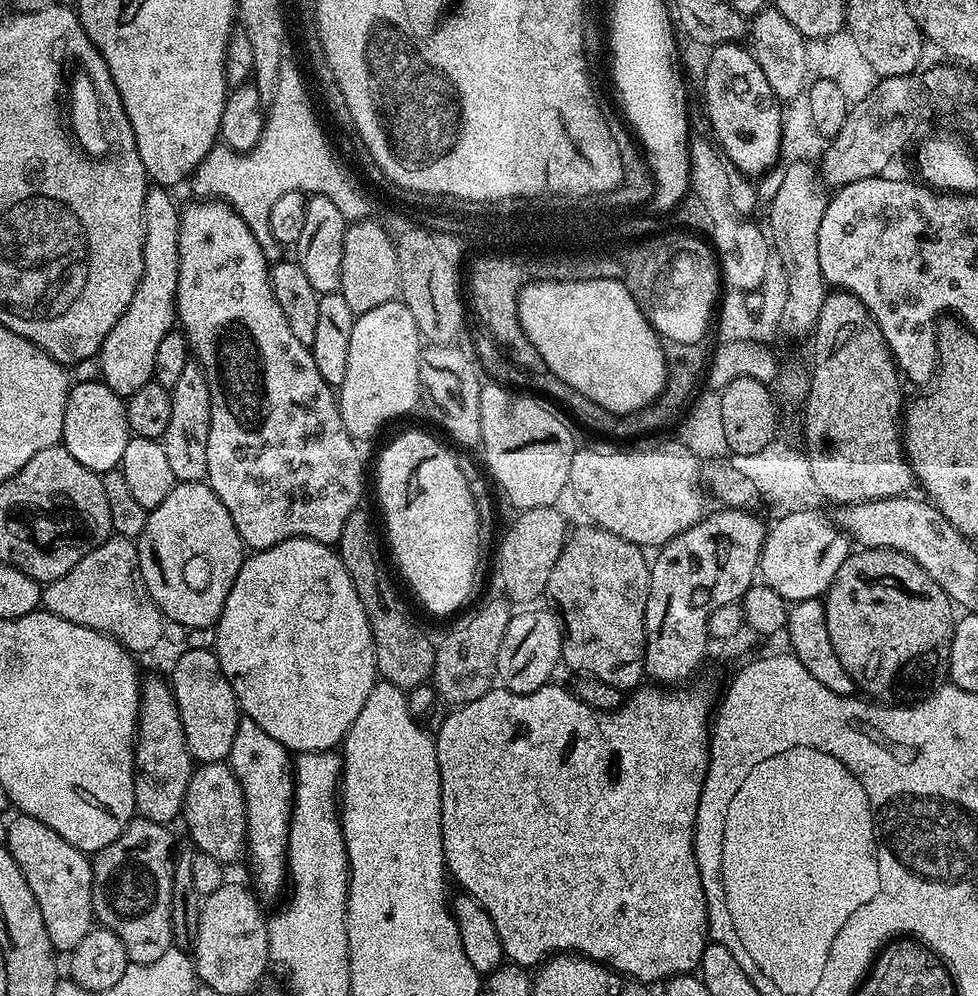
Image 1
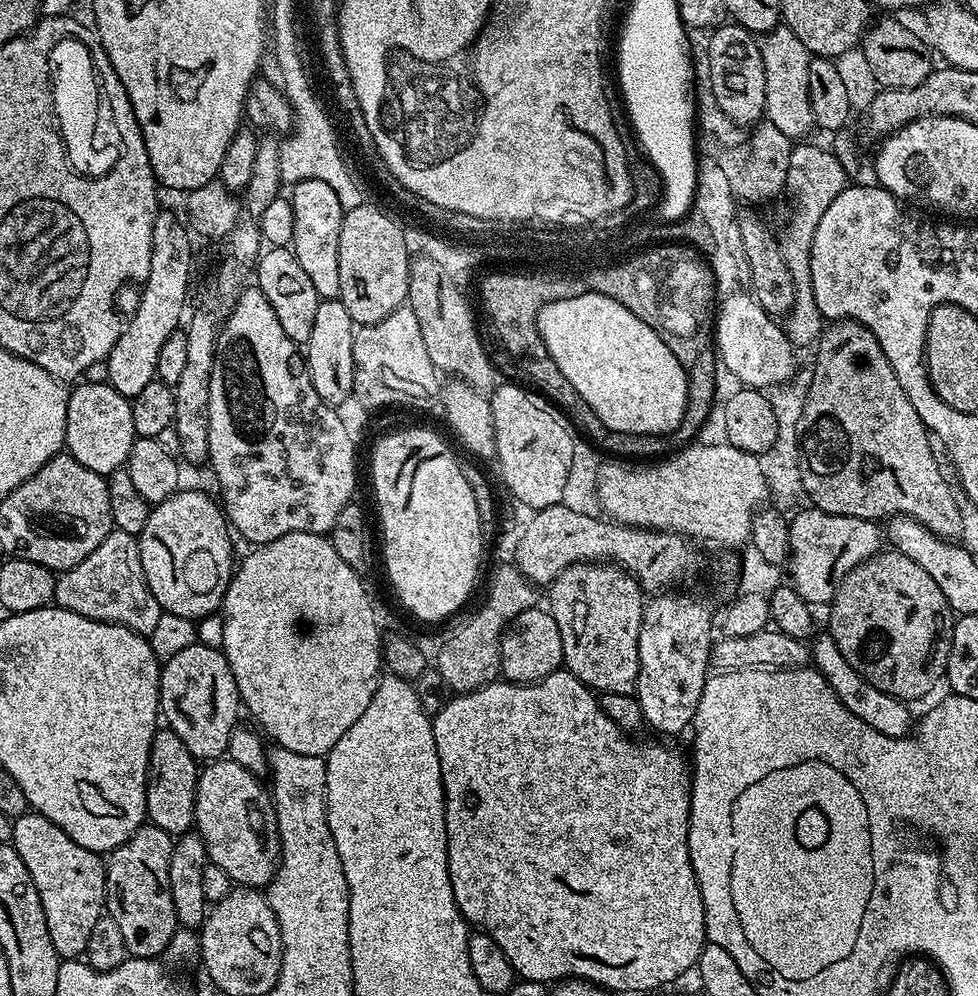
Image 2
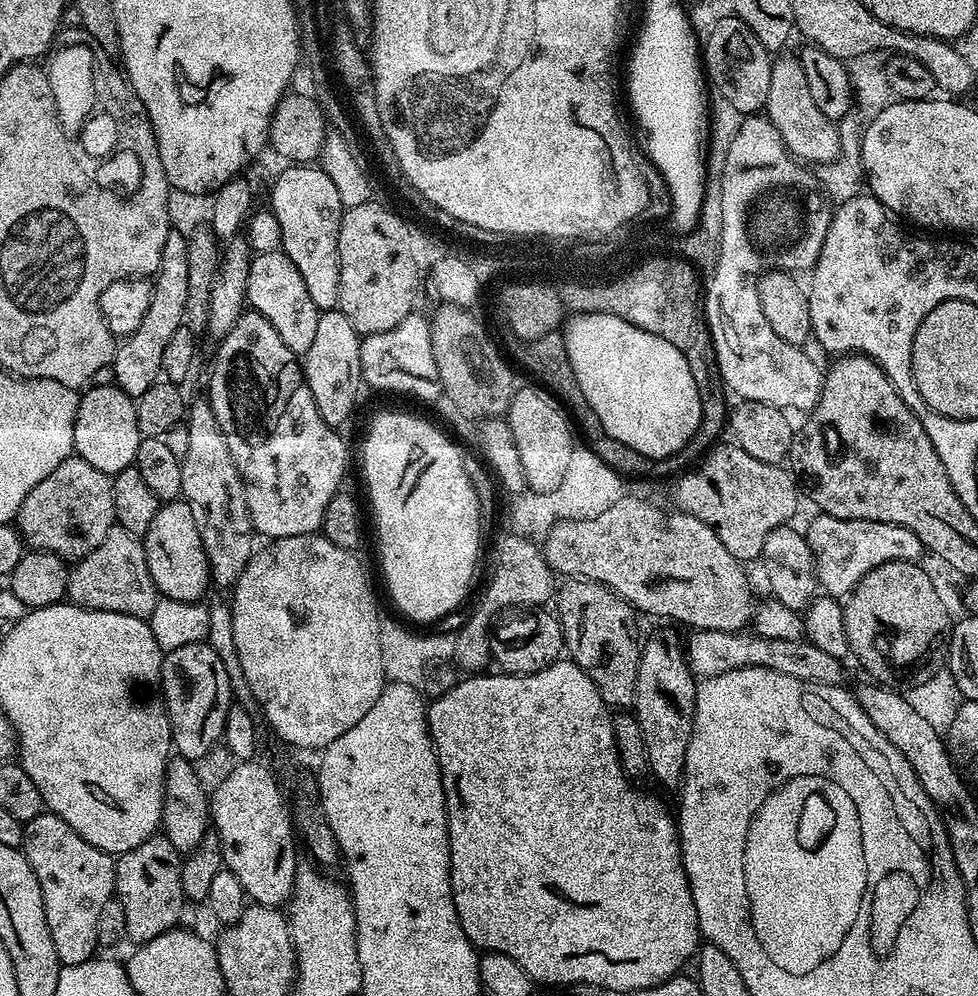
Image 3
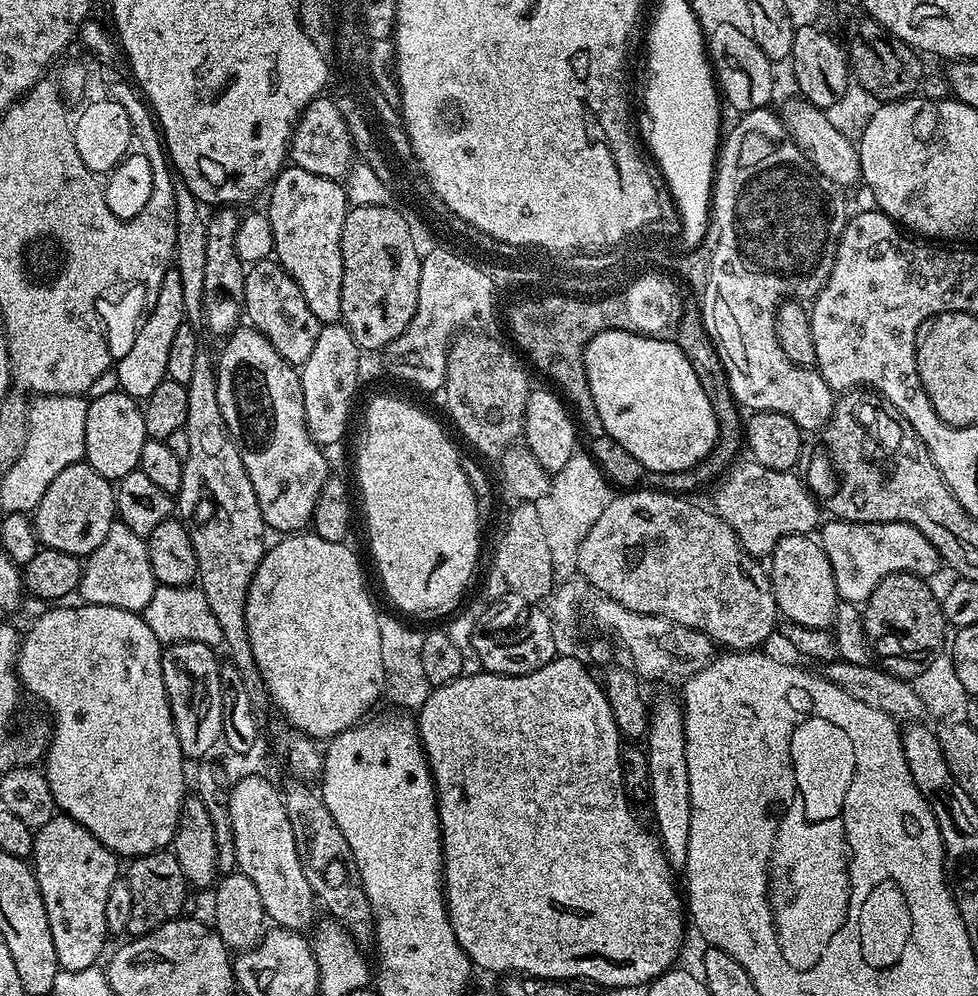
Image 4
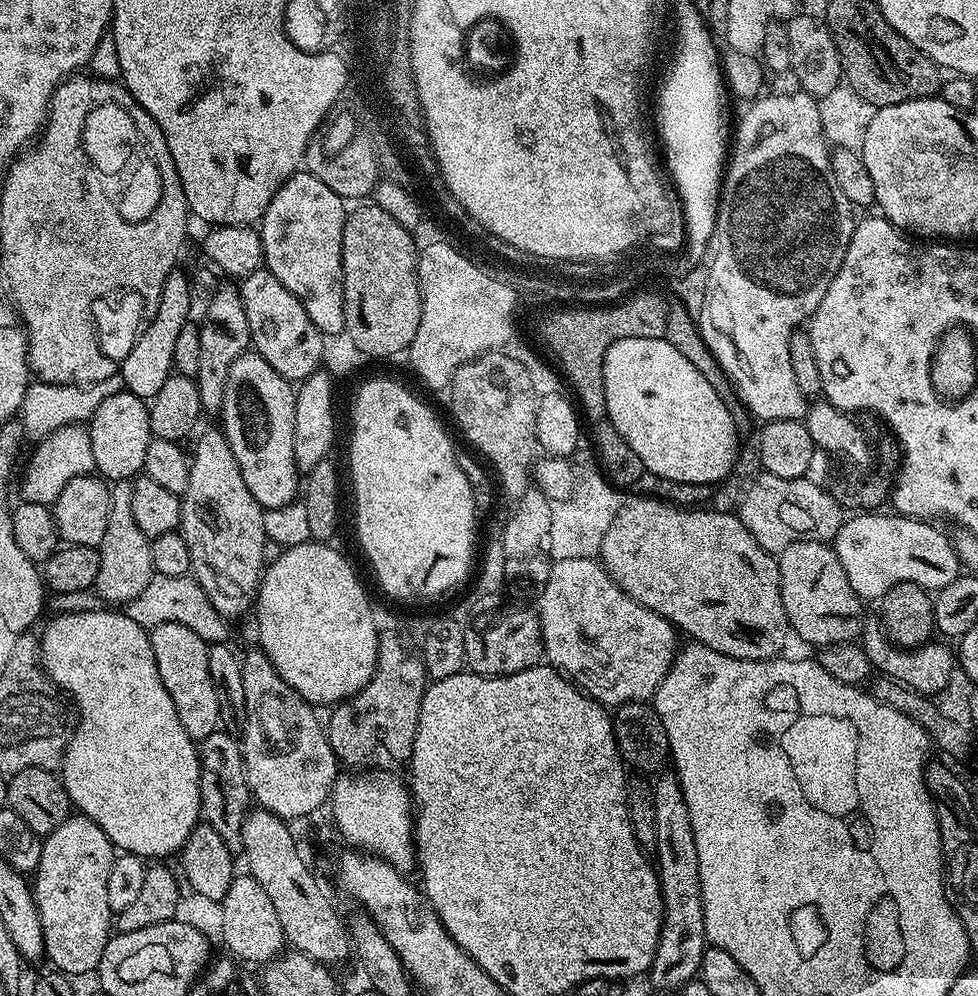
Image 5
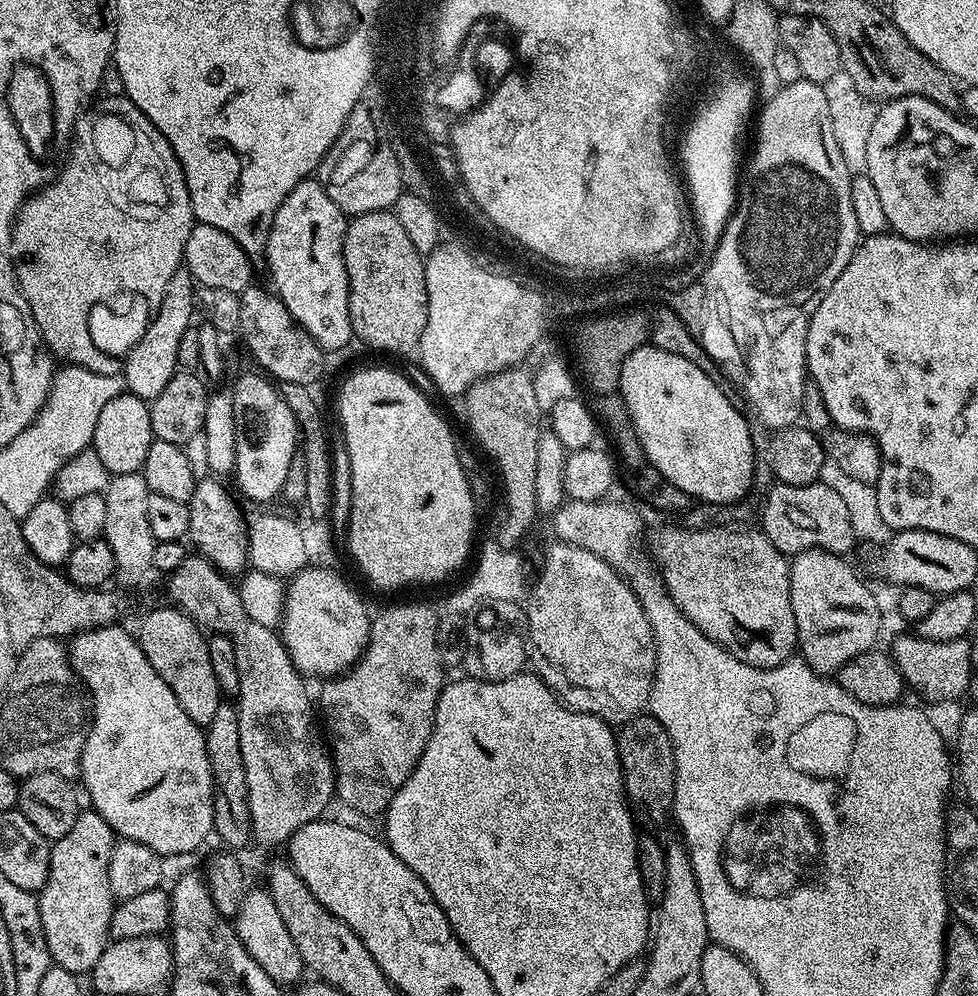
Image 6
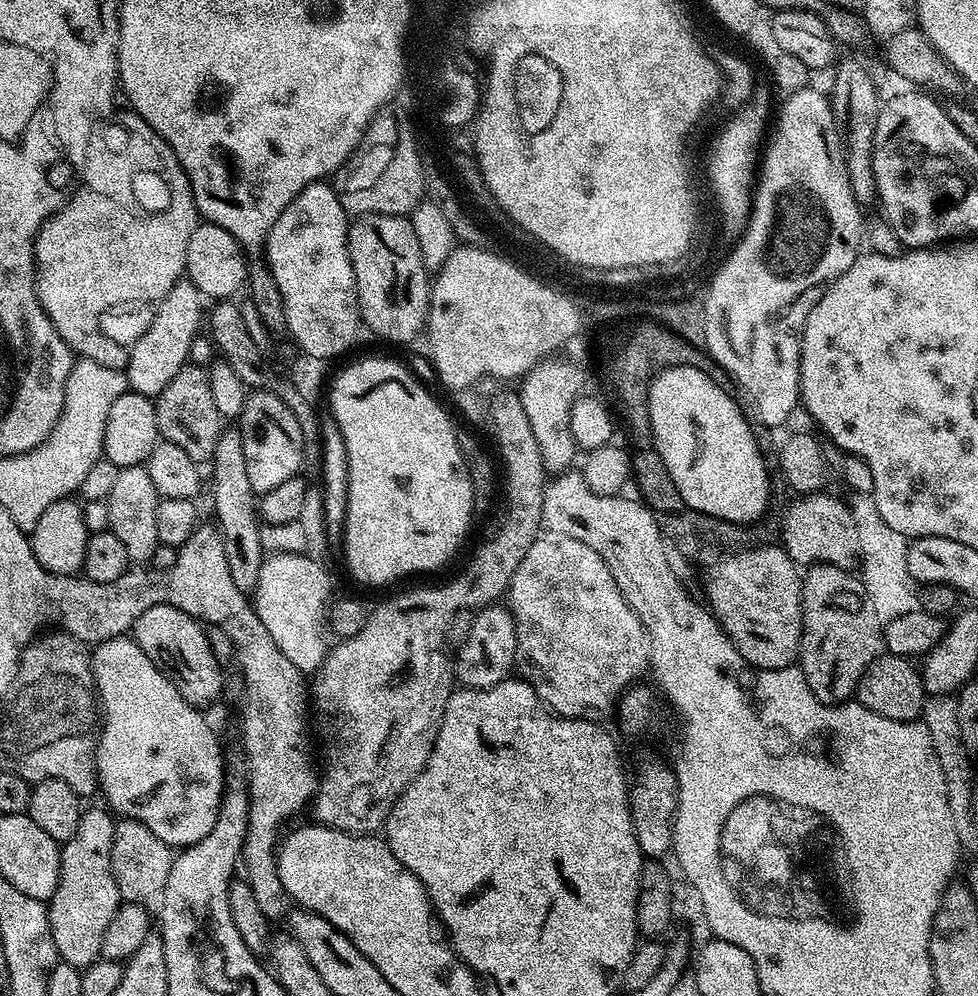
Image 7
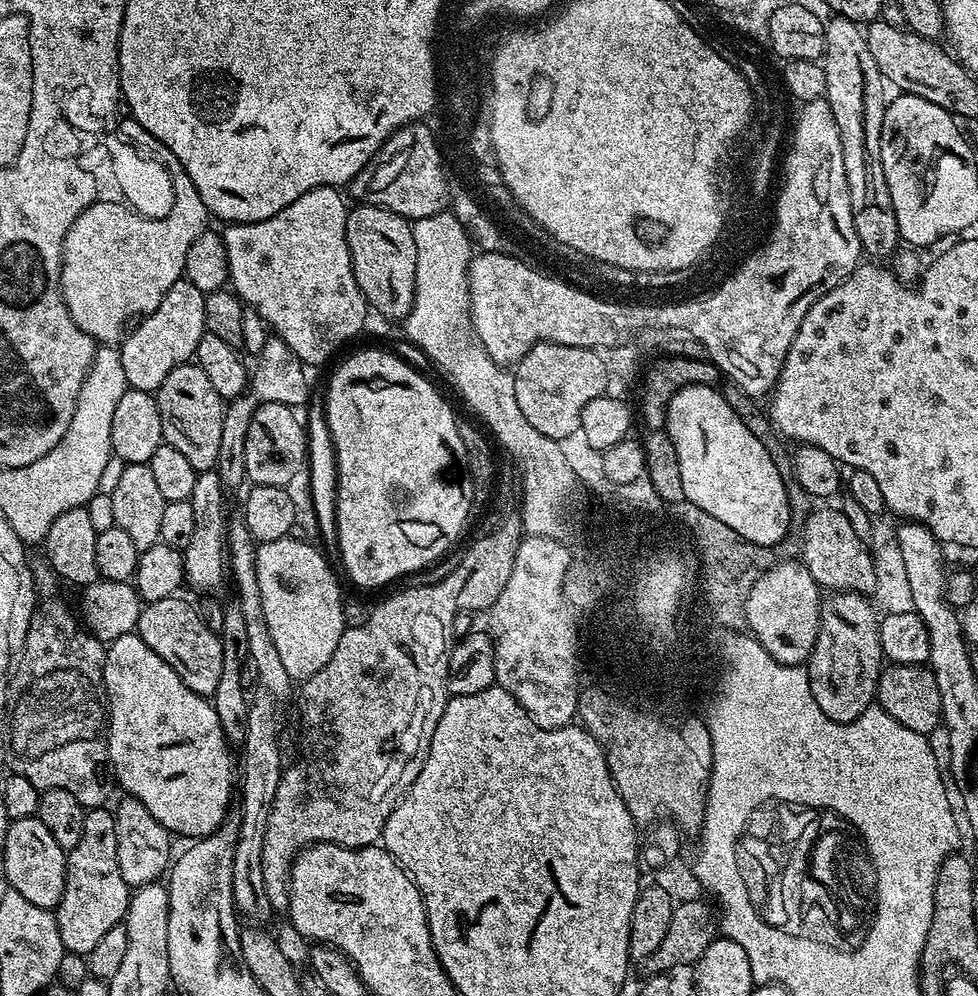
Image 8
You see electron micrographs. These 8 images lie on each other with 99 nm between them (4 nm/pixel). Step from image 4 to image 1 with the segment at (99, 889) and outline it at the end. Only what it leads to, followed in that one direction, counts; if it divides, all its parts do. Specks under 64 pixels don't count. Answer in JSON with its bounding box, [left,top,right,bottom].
[8,814,94,954]

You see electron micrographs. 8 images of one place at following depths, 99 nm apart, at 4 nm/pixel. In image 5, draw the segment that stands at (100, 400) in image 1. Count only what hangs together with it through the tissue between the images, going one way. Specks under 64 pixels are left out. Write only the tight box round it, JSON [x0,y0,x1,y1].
[86,390,154,481]

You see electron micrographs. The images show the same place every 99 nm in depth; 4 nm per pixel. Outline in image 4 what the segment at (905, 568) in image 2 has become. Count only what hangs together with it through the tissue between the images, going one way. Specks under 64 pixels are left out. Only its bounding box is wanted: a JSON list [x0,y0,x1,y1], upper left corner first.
[863,572,946,678]

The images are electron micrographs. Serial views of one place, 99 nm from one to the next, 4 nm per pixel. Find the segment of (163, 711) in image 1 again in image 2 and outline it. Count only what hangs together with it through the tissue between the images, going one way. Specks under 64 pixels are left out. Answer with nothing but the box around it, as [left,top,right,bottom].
[146,730,198,838]

